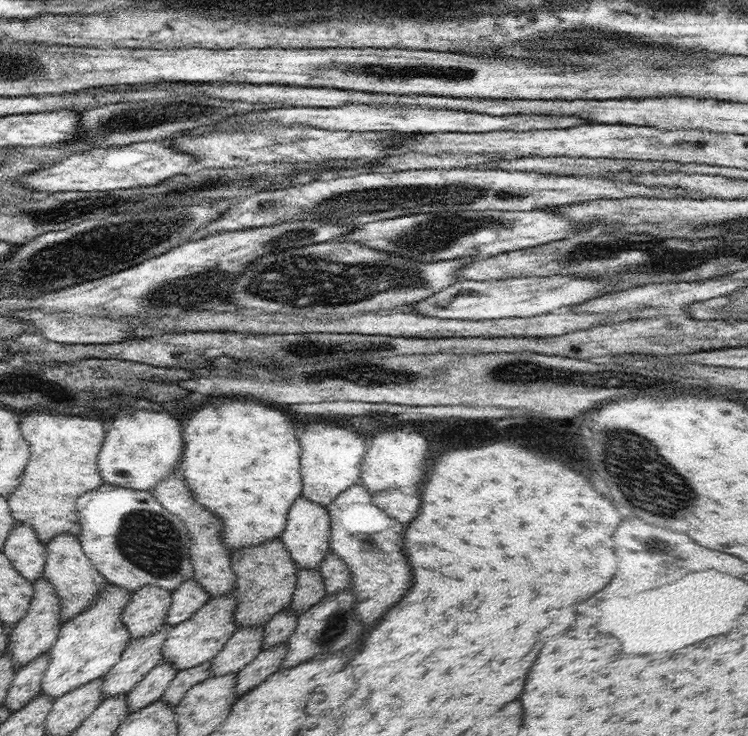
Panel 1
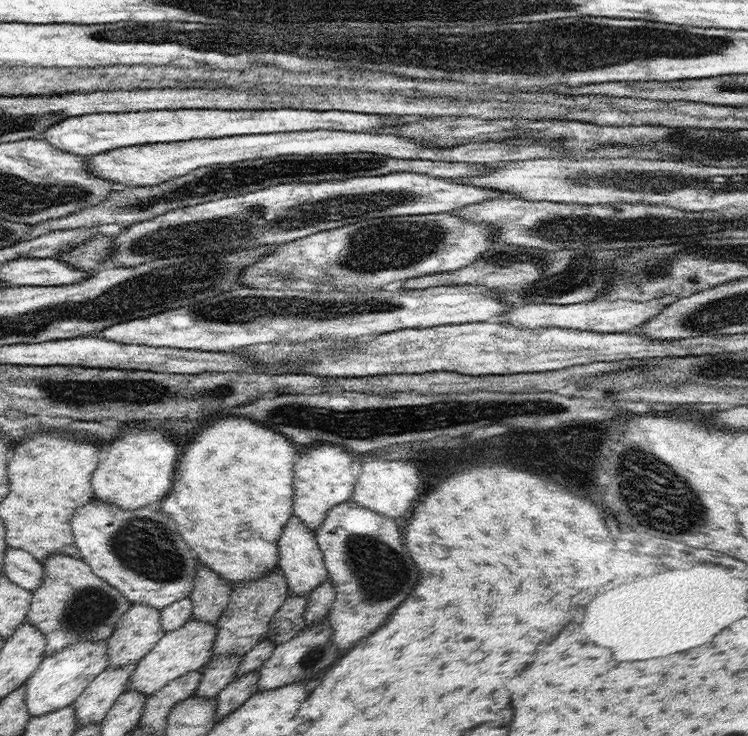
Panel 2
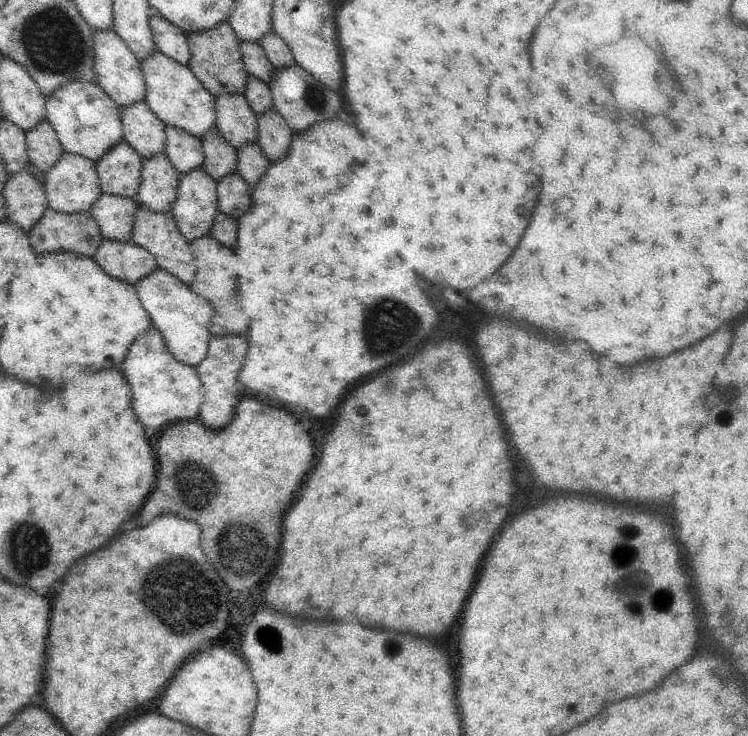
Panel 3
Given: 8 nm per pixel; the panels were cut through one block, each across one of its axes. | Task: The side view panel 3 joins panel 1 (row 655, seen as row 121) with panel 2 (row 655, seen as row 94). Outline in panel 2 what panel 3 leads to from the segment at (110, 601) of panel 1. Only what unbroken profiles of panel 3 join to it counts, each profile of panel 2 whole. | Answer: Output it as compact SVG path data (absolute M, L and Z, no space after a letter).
M107 640L80 641L44 656L34 674L27 680L26 706L32 717L72 705L84 689L109 666Z

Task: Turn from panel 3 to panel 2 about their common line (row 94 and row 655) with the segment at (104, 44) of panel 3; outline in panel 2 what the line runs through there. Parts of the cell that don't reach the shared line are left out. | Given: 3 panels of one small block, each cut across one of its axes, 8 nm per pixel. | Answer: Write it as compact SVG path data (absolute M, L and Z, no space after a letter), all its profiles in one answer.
M131 603L131 607L116 623L114 632L107 640L109 666L105 670L137 663L156 646L156 643L166 633L160 622L160 611L160 609L155 609L154 606L147 604Z

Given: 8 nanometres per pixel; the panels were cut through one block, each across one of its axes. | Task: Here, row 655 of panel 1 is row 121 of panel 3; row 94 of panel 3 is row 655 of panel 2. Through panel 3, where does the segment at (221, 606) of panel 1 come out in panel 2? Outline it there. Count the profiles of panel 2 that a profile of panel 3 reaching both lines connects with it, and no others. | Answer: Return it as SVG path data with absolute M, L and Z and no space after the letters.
M192 618L178 630L165 633L156 643L156 646L137 662L137 667L130 677L126 691L134 689L139 693L150 696L166 686L171 680L187 672L202 669L211 660L217 632L216 624Z

